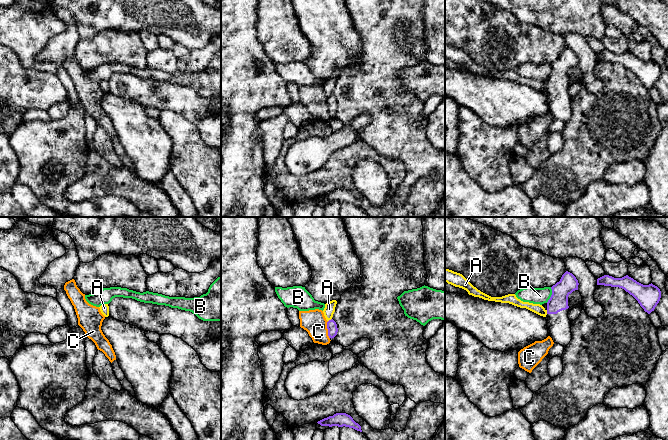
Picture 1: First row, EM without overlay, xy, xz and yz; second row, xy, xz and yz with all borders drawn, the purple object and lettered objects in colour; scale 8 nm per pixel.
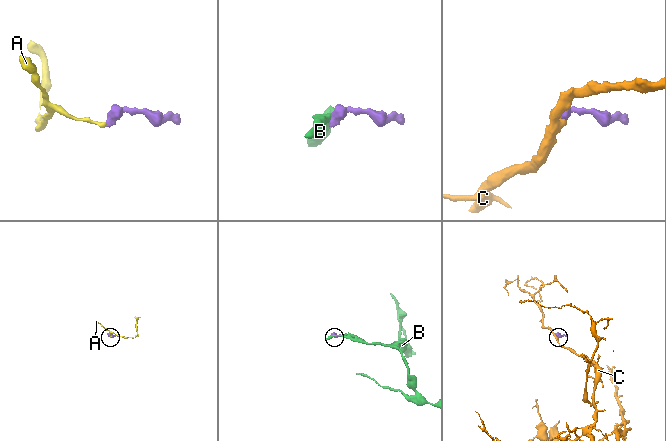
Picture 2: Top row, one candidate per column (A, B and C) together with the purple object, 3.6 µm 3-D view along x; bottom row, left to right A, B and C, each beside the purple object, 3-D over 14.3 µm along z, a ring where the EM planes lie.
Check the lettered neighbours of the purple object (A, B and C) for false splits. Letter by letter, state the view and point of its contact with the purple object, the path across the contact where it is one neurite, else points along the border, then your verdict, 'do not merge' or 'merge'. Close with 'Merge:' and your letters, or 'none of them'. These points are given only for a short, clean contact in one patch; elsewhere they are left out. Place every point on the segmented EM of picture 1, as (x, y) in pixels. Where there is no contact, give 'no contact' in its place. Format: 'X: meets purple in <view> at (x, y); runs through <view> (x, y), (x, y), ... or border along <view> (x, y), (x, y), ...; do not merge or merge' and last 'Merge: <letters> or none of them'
A: meets purple in xz at (329, 320); border along xz (331, 318), (328, 321); do not merge
B: meets purple in yz at (551, 295); border along yz (551, 287), (551, 296), (546, 302); do not merge
C: meets purple in xz at (328, 330); border along xz (327, 321), (327, 335), (329, 338); do not merge
Merge: none of them

